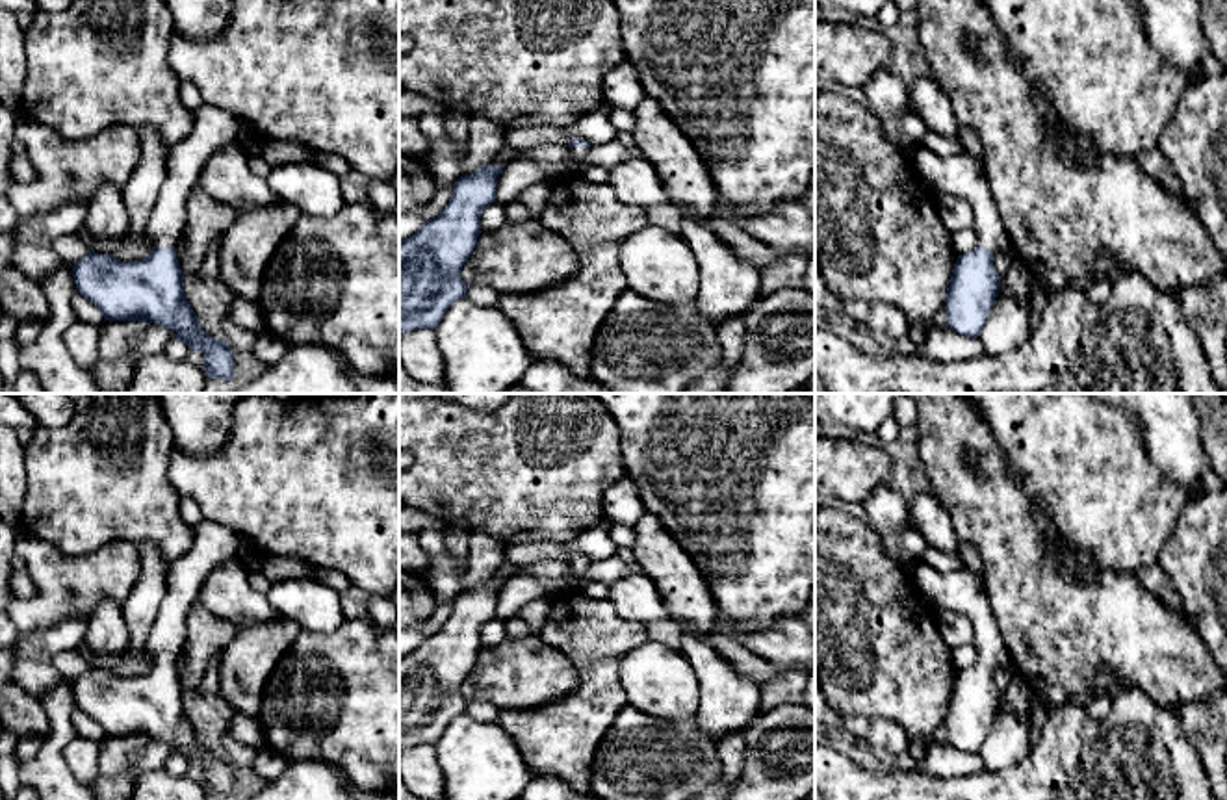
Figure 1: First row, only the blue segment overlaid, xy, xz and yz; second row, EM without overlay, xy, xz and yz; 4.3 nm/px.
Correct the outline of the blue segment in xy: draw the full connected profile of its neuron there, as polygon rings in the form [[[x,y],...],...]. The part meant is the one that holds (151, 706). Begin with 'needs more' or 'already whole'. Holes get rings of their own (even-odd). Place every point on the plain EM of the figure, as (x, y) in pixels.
needs more; [[[212,520],[193,529],[193,544],[174,562],[165,577],[165,596],[149,633],[147,652],[154,663],[137,677],[119,677],[111,670],[89,666],[72,681],[78,711],[89,715],[104,737],[154,739],[176,748],[204,772],[210,794],[234,793],[232,765],[202,746],[197,729],[184,709],[184,690],[176,674],[174,653],[187,639],[186,616],[213,568],[230,559],[241,559],[241,538]]]

